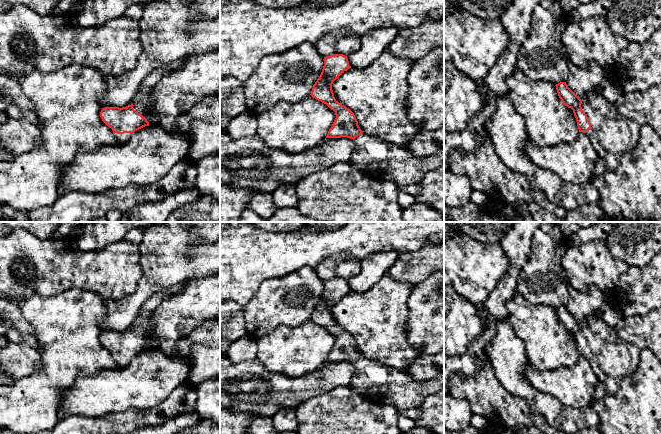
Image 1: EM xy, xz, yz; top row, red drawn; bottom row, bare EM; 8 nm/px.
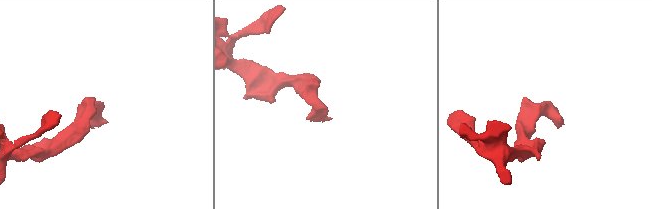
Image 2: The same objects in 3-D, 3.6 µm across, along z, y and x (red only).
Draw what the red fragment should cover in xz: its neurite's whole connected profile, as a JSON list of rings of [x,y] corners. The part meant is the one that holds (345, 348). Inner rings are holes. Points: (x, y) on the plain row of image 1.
[[[343,278],[326,280],[324,281],[322,296],[313,309],[310,319],[316,324],[326,328],[336,339],[326,362],[347,361],[353,363],[355,371],[349,387],[371,402],[392,405],[398,411],[420,407],[429,396],[440,391],[444,385],[444,371],[433,380],[417,381],[404,371],[396,370],[385,366],[381,362],[364,358],[358,349],[354,337],[335,323],[332,314],[333,306],[344,295],[350,292],[351,290],[349,289],[347,280]]]

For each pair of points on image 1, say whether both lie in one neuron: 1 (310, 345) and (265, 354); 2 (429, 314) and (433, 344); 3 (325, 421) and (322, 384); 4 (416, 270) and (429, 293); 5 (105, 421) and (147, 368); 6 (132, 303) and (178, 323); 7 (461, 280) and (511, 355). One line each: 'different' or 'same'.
1: same
2: same
3: different
4: different
5: different
6: different
7: different

